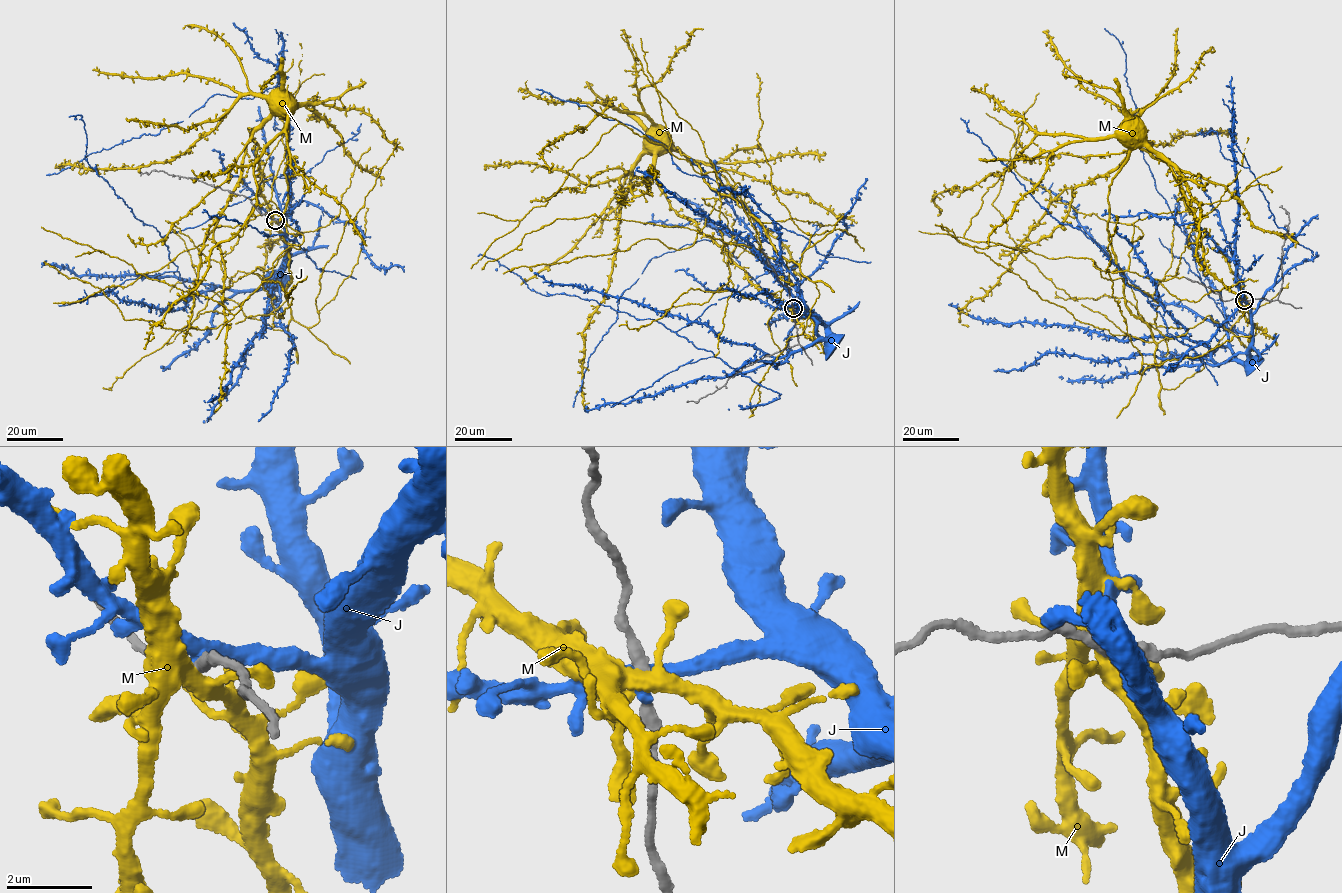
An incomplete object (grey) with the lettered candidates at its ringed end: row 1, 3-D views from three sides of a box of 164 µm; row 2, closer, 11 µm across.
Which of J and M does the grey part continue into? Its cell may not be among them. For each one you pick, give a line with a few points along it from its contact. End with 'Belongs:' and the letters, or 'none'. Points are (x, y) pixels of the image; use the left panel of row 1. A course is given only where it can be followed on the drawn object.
M: it runs (274, 220), (261, 189), (263, 184), (257, 161), (258, 143), (250, 133), (285, 106)
Belongs: M

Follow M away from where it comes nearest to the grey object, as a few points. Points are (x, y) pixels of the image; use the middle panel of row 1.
M: (792, 308), (759, 289), (730, 255), (693, 221), (671, 207), (652, 172), (655, 152), (651, 139), (654, 131)

